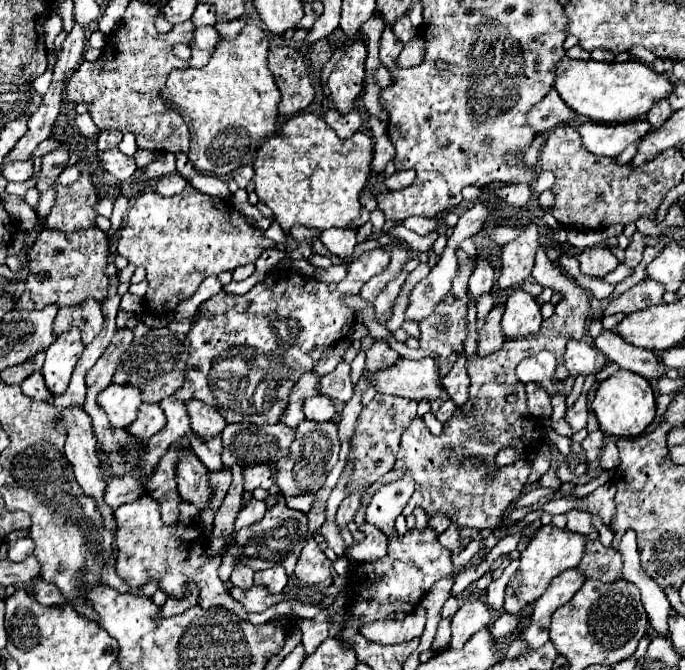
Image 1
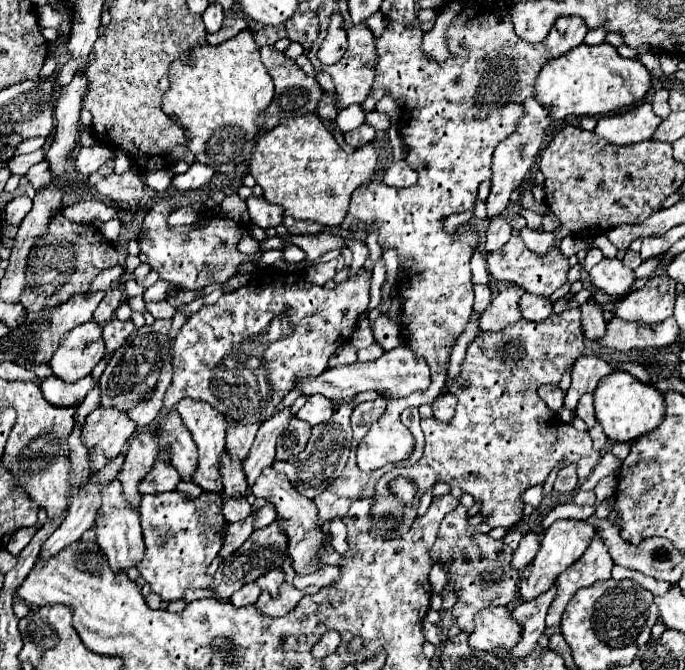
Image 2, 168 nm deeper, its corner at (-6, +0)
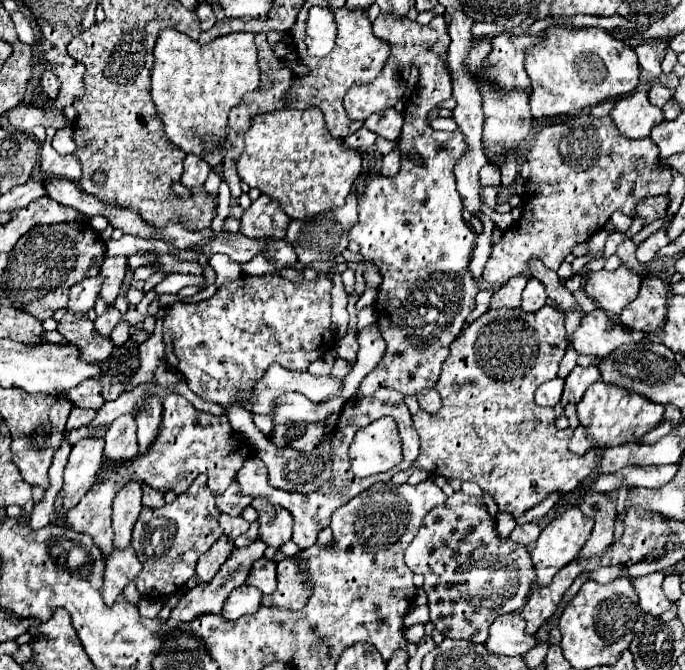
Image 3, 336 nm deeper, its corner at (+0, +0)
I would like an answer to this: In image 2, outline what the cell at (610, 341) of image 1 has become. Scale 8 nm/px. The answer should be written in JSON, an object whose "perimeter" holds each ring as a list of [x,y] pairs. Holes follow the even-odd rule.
{"perimeter":[[[584,303],[582,305],[582,325],[584,325],[584,335],[590,341],[600,341],[606,335],[606,321],[602,317],[602,309],[596,303]]]}

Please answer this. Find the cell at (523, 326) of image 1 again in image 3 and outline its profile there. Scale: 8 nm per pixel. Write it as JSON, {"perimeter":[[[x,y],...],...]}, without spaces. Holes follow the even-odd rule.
{"perimeter":[[[532,277],[526,285],[526,289],[522,291],[522,309],[526,313],[534,313],[534,311],[538,311],[540,307],[546,305],[546,299],[548,297],[544,293],[544,285],[538,279]]]}

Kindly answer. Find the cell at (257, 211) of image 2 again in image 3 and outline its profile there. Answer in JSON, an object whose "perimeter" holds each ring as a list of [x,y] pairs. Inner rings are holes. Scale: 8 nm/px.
{"perimeter":[[[260,195],[256,201],[252,201],[250,209],[242,215],[242,227],[240,233],[246,237],[270,237],[270,239],[284,239],[290,217],[280,209],[278,201]]]}

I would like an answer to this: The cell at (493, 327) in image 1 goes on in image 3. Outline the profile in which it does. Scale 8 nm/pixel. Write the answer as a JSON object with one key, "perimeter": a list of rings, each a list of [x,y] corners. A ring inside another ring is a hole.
{"perimeter":[[[516,275],[512,277],[506,285],[502,285],[498,291],[494,291],[494,297],[492,297],[492,303],[490,307],[492,309],[500,309],[500,307],[520,307],[520,295],[526,287],[528,279],[526,275]]]}

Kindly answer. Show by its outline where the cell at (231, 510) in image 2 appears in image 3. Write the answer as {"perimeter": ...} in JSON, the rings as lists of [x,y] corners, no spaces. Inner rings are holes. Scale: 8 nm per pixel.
{"perimeter":[[[220,515],[220,527],[224,531],[224,535],[228,537],[228,541],[234,543],[234,539],[242,533],[248,531],[250,523],[244,521],[244,517],[228,517],[228,515]]]}

